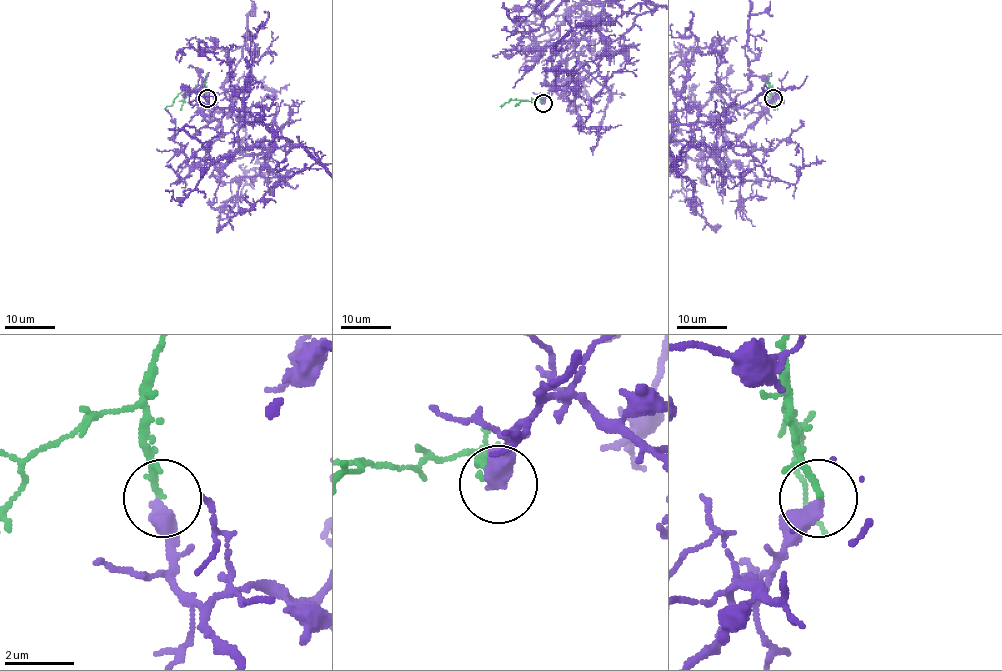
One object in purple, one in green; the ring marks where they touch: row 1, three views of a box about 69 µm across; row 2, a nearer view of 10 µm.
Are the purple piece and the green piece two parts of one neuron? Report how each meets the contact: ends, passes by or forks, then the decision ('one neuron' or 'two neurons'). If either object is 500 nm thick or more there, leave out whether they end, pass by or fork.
purple ends | green ends | two neurons

